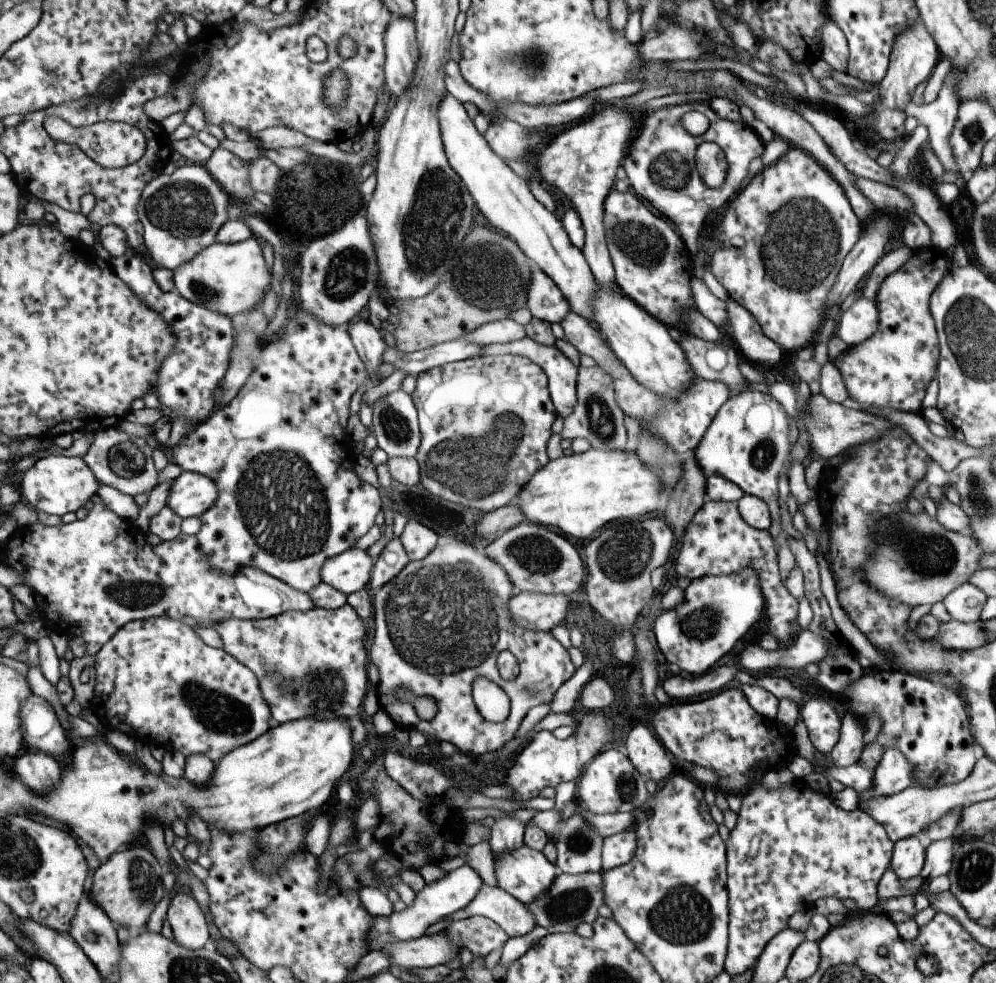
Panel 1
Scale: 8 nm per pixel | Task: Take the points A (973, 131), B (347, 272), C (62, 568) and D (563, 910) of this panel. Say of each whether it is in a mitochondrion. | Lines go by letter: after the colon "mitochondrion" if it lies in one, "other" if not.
A: mitochondrion
B: mitochondrion
C: other
D: mitochondrion

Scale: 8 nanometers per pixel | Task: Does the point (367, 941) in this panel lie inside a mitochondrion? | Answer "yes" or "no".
no

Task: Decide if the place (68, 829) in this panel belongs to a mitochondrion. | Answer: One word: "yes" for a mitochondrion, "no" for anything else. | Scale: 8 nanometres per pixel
no

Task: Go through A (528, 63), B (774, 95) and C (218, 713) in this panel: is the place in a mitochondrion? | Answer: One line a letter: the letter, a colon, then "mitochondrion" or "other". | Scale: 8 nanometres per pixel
A: mitochondrion
B: other
C: mitochondrion

